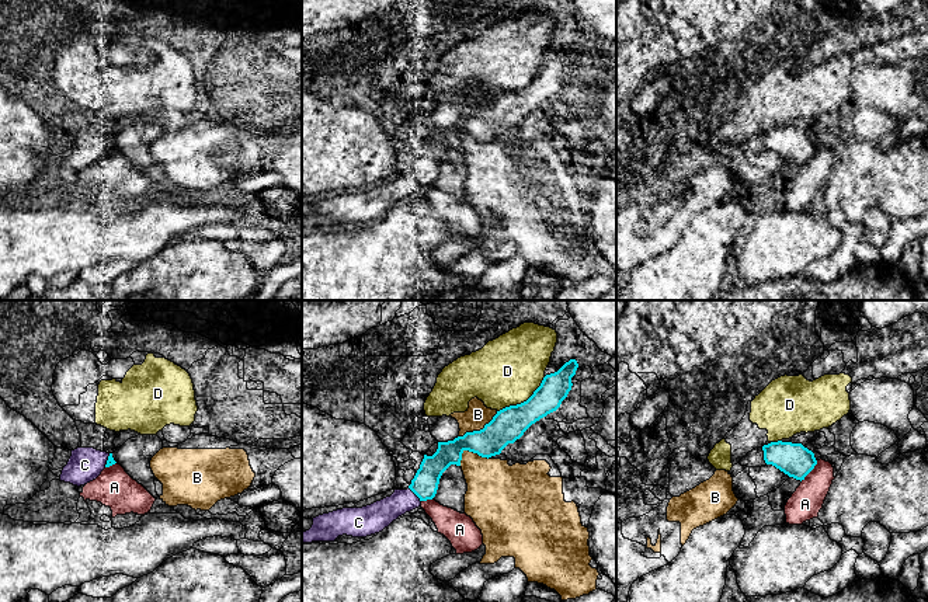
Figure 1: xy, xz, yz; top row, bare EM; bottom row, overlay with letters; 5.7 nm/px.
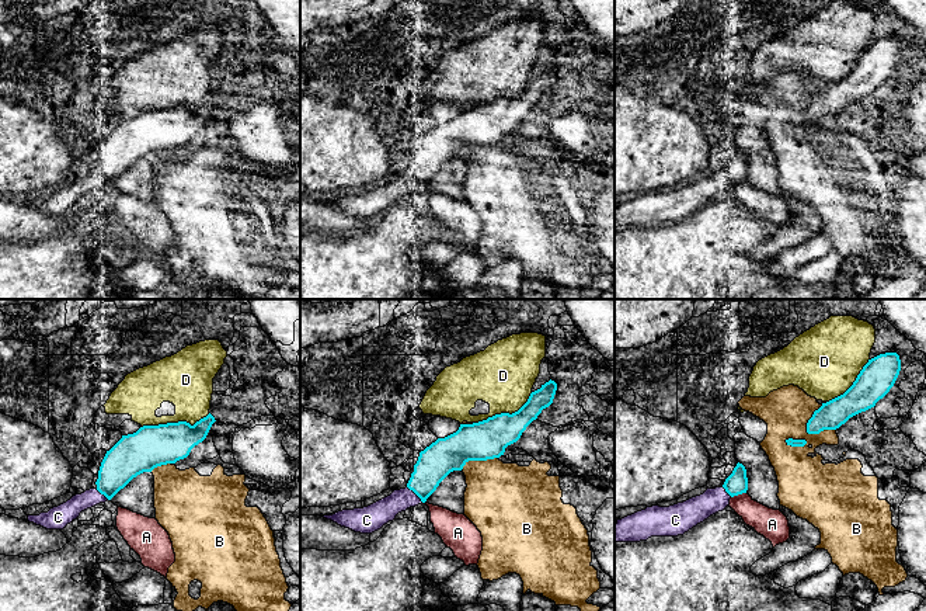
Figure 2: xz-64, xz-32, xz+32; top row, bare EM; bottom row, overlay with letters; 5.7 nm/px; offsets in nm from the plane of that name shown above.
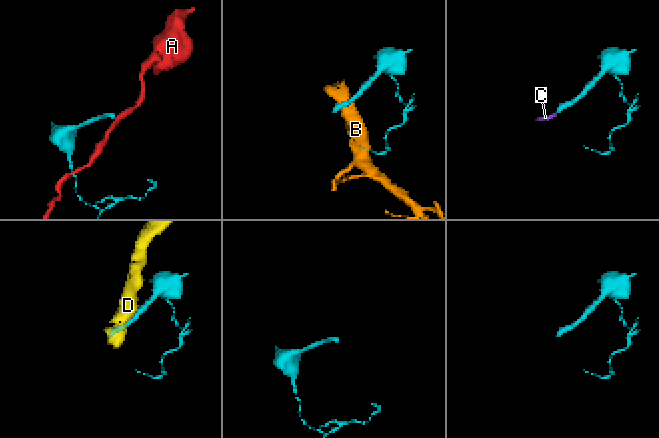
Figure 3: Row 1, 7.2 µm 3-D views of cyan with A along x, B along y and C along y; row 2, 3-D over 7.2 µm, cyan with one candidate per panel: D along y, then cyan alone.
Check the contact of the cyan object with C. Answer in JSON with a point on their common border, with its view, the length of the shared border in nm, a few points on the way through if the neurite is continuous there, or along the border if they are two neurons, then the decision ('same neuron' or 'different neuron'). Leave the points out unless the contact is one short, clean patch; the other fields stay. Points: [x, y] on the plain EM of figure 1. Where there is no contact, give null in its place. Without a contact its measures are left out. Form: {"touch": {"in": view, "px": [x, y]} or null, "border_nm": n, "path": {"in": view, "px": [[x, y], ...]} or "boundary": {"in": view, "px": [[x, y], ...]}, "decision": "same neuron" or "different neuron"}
{"touch": {"in": "xz", "px": [414, 178]}, "border_nm": 110, "decision": "same neuron"}

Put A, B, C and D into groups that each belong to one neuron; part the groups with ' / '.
A / B / C / D

